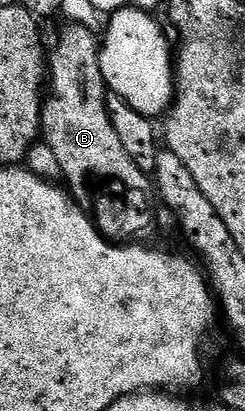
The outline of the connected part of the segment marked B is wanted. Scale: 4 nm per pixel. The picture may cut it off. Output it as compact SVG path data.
M74 24L64 25L64 30L55 38L55 43L50 43L49 53L46 55L47 68L49 71L49 89L45 94L43 104L43 117L41 119L41 138L47 143L49 148L53 148L53 153L57 156L57 161L61 164L61 172L63 173L62 181L65 183L66 189L69 191L70 197L84 210L86 217L95 223L102 237L110 240L115 244L131 244L136 240L143 240L147 233L151 230L151 225L155 222L155 210L151 207L151 182L148 175L141 168L137 168L137 164L133 164L133 160L129 160L129 152L125 152L125 148L121 145L121 140L117 137L117 132L113 132L113 124L109 120L107 112L107 96L108 89L103 81L103 73L99 67L100 43L97 41L96 35L84 26Z

